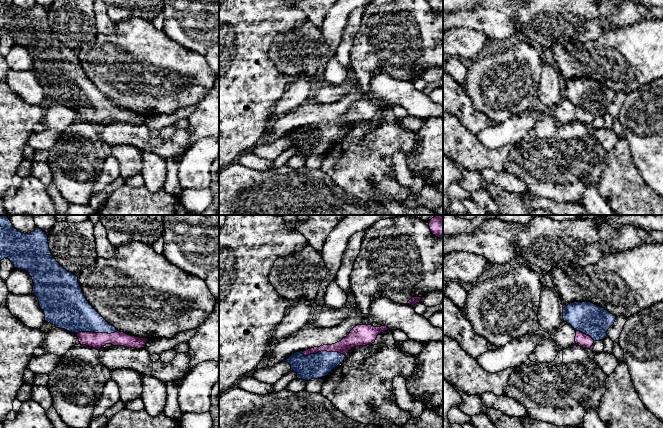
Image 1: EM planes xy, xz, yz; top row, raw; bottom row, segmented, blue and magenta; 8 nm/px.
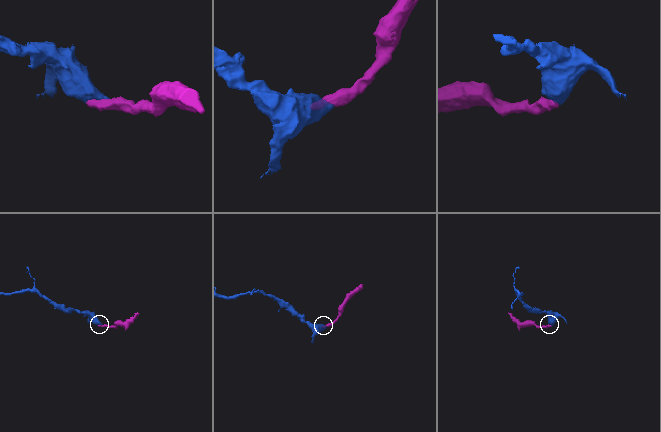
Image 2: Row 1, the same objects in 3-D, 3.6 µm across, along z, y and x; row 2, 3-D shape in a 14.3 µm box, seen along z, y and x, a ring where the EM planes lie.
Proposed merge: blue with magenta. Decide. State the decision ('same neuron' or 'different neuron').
same neuron

